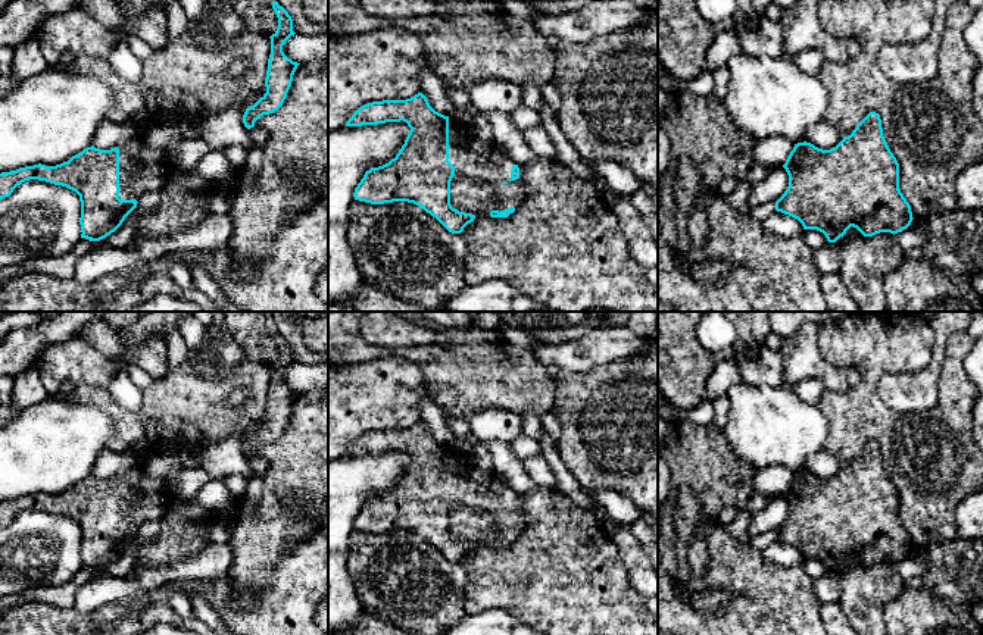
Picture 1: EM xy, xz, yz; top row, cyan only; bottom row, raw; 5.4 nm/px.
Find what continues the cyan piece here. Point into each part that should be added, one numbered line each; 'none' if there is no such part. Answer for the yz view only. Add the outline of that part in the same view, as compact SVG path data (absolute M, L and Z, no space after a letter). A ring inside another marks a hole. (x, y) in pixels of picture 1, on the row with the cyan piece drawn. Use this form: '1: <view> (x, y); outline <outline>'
none

